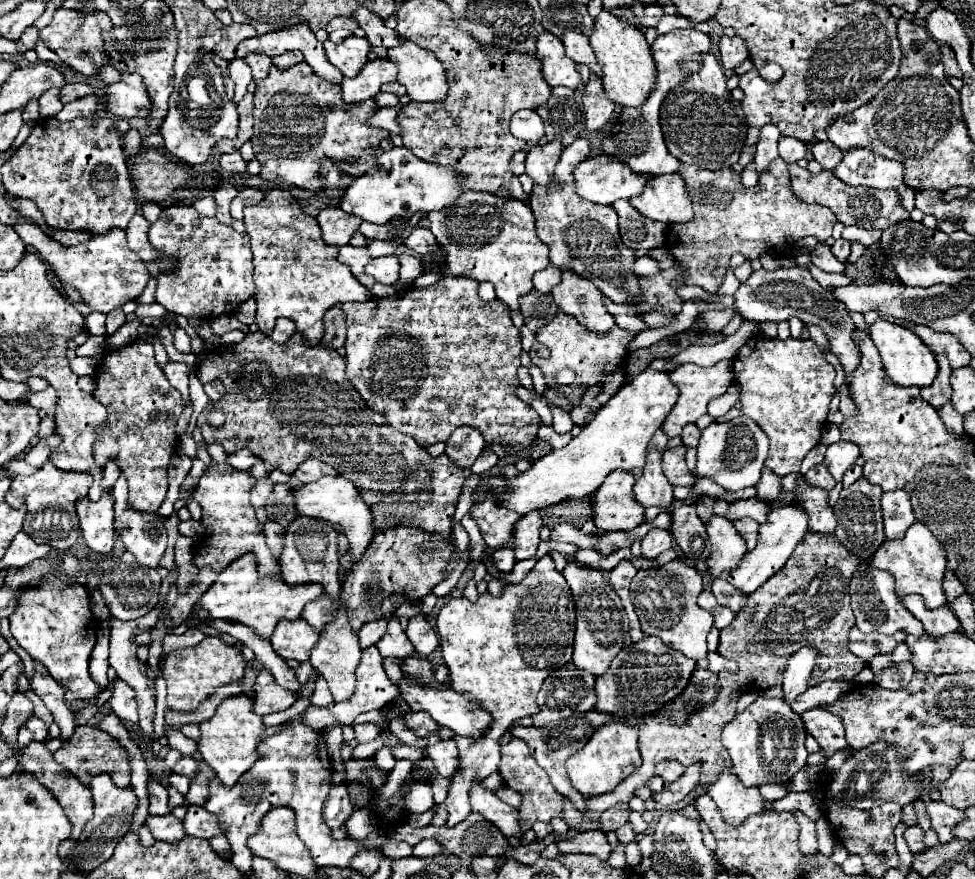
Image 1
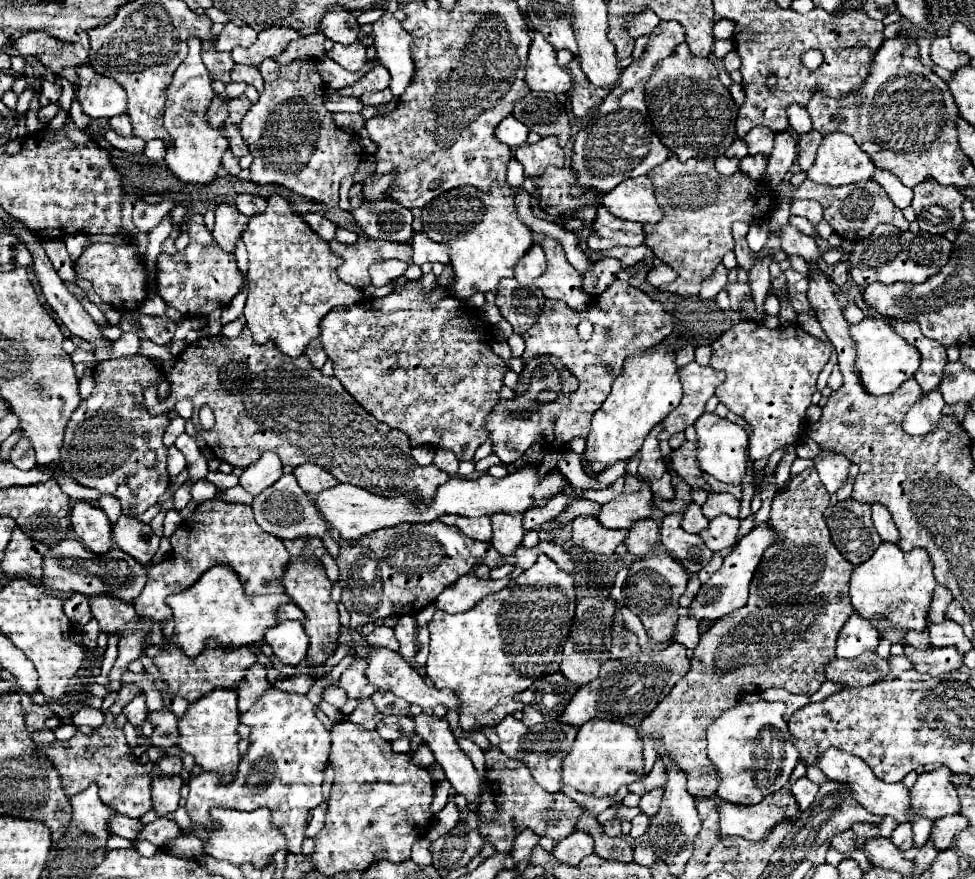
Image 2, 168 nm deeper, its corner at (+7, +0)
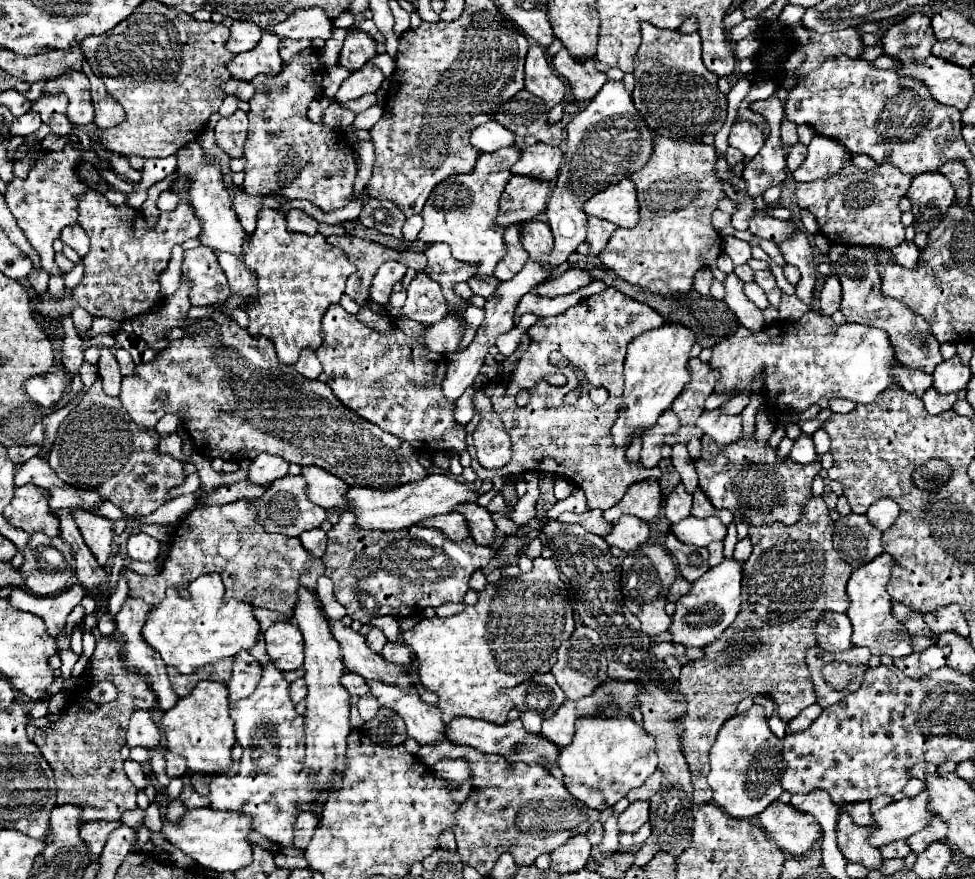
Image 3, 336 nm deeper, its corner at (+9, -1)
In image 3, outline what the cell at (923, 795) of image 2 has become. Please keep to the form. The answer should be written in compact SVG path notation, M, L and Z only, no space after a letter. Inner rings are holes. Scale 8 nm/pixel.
M922 790L916 798L902 798L874 814L874 826L868 834L872 846L880 848L894 840L904 840L924 828L934 814L928 810L928 792Z

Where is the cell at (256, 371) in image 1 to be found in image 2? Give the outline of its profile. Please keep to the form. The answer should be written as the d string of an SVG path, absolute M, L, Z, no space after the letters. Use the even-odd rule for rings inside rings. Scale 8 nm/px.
M248 329L242 331L240 337L228 339L228 337L200 337L198 341L190 343L176 359L176 365L166 377L170 381L171 393L166 402L158 402L157 389L150 387L144 391L146 407L152 415L168 413L174 409L175 404L182 399L192 399L194 413L192 423L198 427L198 411L202 405L212 407L216 425L210 431L204 431L198 427L200 439L206 441L206 445L212 449L212 453L234 467L246 467L252 465L256 459L260 459L262 453L272 451L280 457L282 465L302 465L302 463L316 463L330 471L340 483L352 483L362 489L368 489L376 495L392 497L392 495L420 495L420 499L432 499L436 493L436 487L440 483L446 483L450 479L448 473L440 471L436 465L418 465L410 455L410 443L408 437L396 429L386 427L384 423L376 421L368 411L352 399L352 395L344 389L344 385L332 375L324 377L320 369L312 367L310 359L306 355L300 355L296 359L284 355L276 343L268 341L264 345L258 345L252 339L252 333Z

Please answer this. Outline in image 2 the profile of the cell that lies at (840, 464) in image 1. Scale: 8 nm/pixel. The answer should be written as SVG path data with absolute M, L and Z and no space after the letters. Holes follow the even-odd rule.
M820 451L820 455L814 459L814 469L818 471L820 481L824 483L828 493L834 493L848 477L850 461L838 451Z

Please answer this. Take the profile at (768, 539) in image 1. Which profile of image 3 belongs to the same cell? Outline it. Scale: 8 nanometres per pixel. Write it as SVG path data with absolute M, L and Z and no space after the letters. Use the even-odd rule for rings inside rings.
M734 558L724 560L722 564L710 568L700 580L694 582L692 590L678 598L676 612L672 616L672 644L682 644L686 648L706 648L734 622L740 612L740 582L742 582L742 564Z

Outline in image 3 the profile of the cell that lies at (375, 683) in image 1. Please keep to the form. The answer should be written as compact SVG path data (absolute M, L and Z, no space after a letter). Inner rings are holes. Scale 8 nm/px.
M346 672L342 676L342 686L354 696L364 696L366 692L370 692L370 688L364 682L364 678L360 678L358 674L352 674L352 672Z

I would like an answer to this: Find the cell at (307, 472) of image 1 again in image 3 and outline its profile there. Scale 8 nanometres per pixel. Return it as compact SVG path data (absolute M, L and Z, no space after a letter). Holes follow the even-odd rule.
M304 466L302 476L308 482L308 498L314 504L322 506L324 510L346 508L346 492L350 486L342 478L318 466Z

